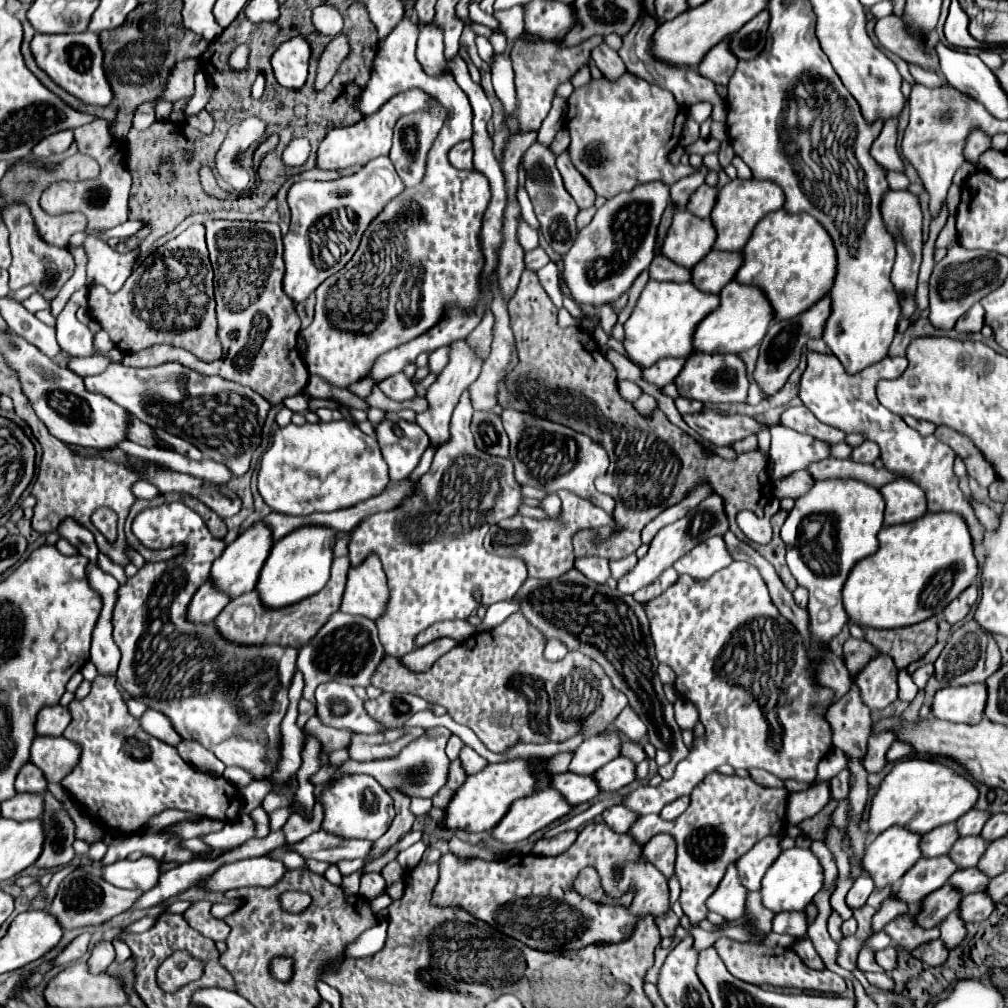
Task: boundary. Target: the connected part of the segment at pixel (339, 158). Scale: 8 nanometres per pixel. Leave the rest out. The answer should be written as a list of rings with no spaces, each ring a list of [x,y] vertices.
[[[410,88],[410,90],[400,92],[394,98],[390,98],[390,102],[386,102],[378,112],[366,116],[364,120],[360,120],[360,122],[356,122],[352,126],[332,128],[318,146],[316,166],[320,170],[338,170],[338,168],[348,168],[348,166],[364,166],[372,158],[388,156],[390,148],[392,148],[392,128],[394,128],[394,124],[406,114],[428,110],[430,100],[434,100],[434,96],[426,94],[420,88]]]

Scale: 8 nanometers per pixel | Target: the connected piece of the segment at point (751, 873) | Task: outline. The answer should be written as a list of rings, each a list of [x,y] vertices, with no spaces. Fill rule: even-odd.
[[[784,834],[764,838],[750,852],[746,852],[744,856],[740,856],[736,860],[738,878],[740,878],[740,882],[742,882],[744,888],[758,890],[760,880],[762,880],[762,874],[766,872],[766,866],[770,866],[770,862],[774,862],[774,858],[778,858],[778,854],[782,852],[780,850],[782,836]]]

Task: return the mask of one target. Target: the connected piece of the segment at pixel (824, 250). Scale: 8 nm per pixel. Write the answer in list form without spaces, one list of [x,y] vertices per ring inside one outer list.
[[[786,210],[770,212],[752,230],[750,240],[742,248],[742,258],[744,262],[736,274],[736,280],[746,286],[758,286],[766,294],[774,310],[774,322],[794,318],[796,314],[802,314],[804,310],[814,306],[824,294],[828,294],[836,274],[836,254],[830,236],[810,214],[788,214]]]

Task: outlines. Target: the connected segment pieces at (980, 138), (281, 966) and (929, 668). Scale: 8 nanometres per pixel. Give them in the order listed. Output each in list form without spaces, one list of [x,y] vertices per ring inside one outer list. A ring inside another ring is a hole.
[[[972,128],[964,144],[964,158],[968,162],[978,162],[978,158],[990,148],[992,148],[992,136],[982,132],[980,128]]]
[[[276,956],[270,962],[270,976],[278,982],[288,982],[294,972],[292,966],[294,966],[294,960],[290,956]]]
[[[922,664],[914,674],[912,674],[912,680],[918,688],[924,688],[928,678],[934,674],[934,664]]]

